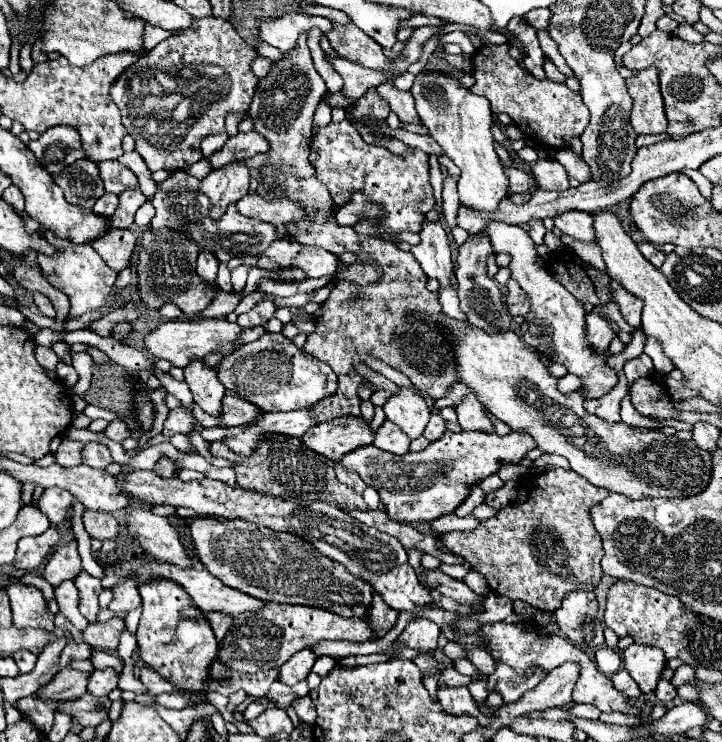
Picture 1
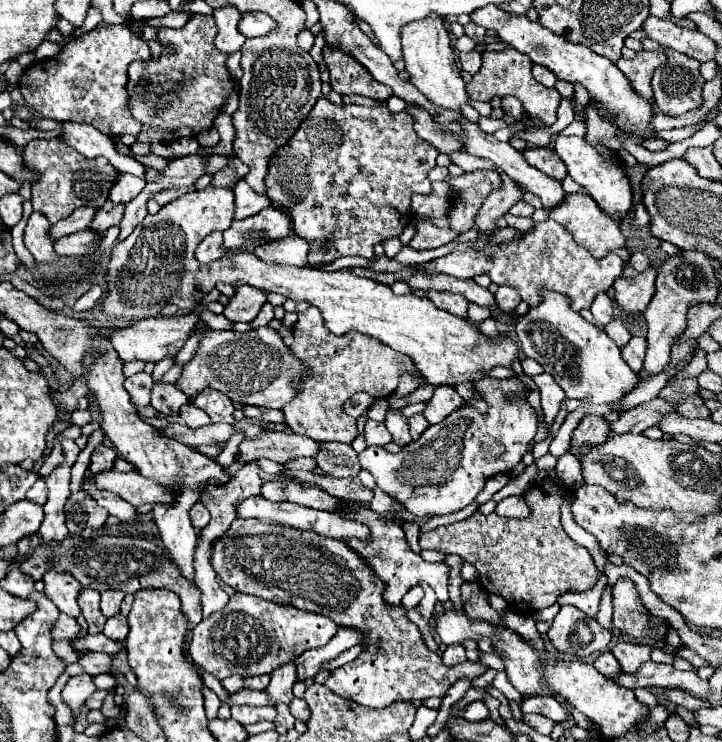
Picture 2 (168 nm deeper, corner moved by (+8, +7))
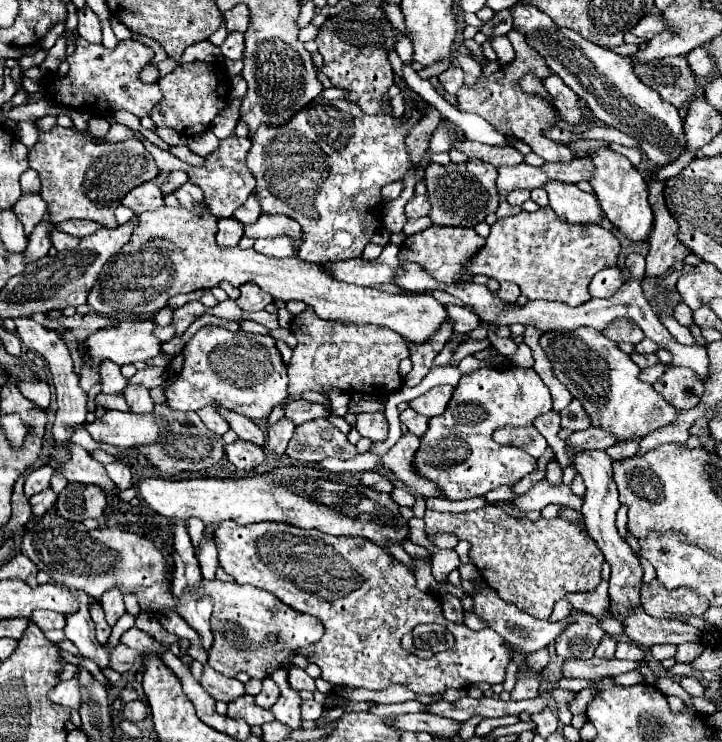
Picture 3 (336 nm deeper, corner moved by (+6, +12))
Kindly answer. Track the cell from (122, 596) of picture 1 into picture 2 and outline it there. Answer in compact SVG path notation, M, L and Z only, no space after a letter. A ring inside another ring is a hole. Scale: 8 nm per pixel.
M106 591L106 593L102 593L100 607L102 607L102 613L104 613L106 619L118 615L122 599L124 599L124 593L118 593L118 591Z

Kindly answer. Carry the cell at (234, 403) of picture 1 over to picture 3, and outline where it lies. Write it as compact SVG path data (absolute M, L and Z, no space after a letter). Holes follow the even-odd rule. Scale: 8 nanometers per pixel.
M294 400L284 406L284 416L288 416L296 426L310 422L320 416L328 416L328 410L322 404L312 404L306 400Z

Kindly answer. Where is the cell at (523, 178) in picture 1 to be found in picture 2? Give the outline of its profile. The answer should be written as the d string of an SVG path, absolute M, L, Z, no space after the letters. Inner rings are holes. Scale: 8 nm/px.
M472 171L460 177L448 175L446 183L454 191L448 211L448 227L458 233L466 233L474 227L480 201L486 197L486 193L498 189L500 175L496 171Z

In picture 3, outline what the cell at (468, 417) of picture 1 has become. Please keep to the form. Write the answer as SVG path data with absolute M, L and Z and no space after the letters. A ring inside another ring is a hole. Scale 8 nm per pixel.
M436 386L432 390L428 390L426 394L418 396L416 400L410 402L410 408L414 408L418 414L426 416L426 418L434 418L438 414L442 414L446 410L446 404L450 402L454 394L454 386Z

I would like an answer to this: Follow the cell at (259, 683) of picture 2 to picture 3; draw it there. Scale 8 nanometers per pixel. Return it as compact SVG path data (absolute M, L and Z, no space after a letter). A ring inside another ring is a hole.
M268 676L268 678L262 680L262 692L256 694L254 700L256 700L256 704L262 706L262 708L270 708L270 706L276 702L278 696L280 696L280 694L278 694L278 686L276 686L276 682Z

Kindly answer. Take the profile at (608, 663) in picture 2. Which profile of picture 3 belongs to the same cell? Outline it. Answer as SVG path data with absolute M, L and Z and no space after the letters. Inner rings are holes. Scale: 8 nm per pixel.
M604 636L602 642L598 644L594 656L598 656L598 658L612 658L614 656L614 648L616 648L616 642L610 636Z

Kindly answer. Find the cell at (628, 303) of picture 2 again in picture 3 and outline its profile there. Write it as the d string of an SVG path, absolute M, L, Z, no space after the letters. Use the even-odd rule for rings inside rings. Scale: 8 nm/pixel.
M650 180L648 188L650 188L648 202L650 202L650 208L654 212L654 224L652 224L652 230L648 234L650 252L646 256L646 276L658 278L674 262L686 258L690 254L690 250L674 238L678 228L676 228L676 220L670 216L666 204L664 204L664 196L662 196L664 182Z

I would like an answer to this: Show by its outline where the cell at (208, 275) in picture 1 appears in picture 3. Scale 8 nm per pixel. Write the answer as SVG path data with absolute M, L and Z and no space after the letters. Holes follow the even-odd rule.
M222 218L218 222L218 234L216 234L216 242L220 248L232 248L238 246L240 238L242 238L242 224L234 218Z

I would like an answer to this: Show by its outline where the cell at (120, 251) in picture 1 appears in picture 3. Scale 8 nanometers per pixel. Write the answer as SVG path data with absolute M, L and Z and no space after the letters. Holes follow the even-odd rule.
M54 230L54 232L50 234L50 238L52 238L52 246L54 246L56 250L72 250L72 248L76 248L78 242L80 242L80 238L68 236L68 234L60 232L60 230Z

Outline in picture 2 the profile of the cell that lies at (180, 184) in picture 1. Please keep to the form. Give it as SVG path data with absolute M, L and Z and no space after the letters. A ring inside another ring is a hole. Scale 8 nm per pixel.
M264 209L246 221L232 221L230 229L224 231L224 249L254 249L290 235L292 225L284 211Z

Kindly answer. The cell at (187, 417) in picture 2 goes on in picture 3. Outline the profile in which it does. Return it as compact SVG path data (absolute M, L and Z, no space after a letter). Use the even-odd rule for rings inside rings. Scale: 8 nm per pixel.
M212 406L202 408L202 410L198 410L196 414L202 418L202 422L204 422L204 424L214 432L214 434L220 434L220 436L222 436L222 434L228 432L228 428L230 428L228 422L226 422L226 420L224 420L224 418L222 418L222 416L212 408Z

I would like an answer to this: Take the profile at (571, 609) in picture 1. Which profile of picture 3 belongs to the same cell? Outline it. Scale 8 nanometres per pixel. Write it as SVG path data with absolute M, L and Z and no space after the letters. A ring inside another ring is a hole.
M576 608L570 610L568 618L570 618L570 624L556 638L558 656L562 656L566 660L592 658L596 646L606 636L606 632L598 624L598 618L582 612L582 610L576 610Z

